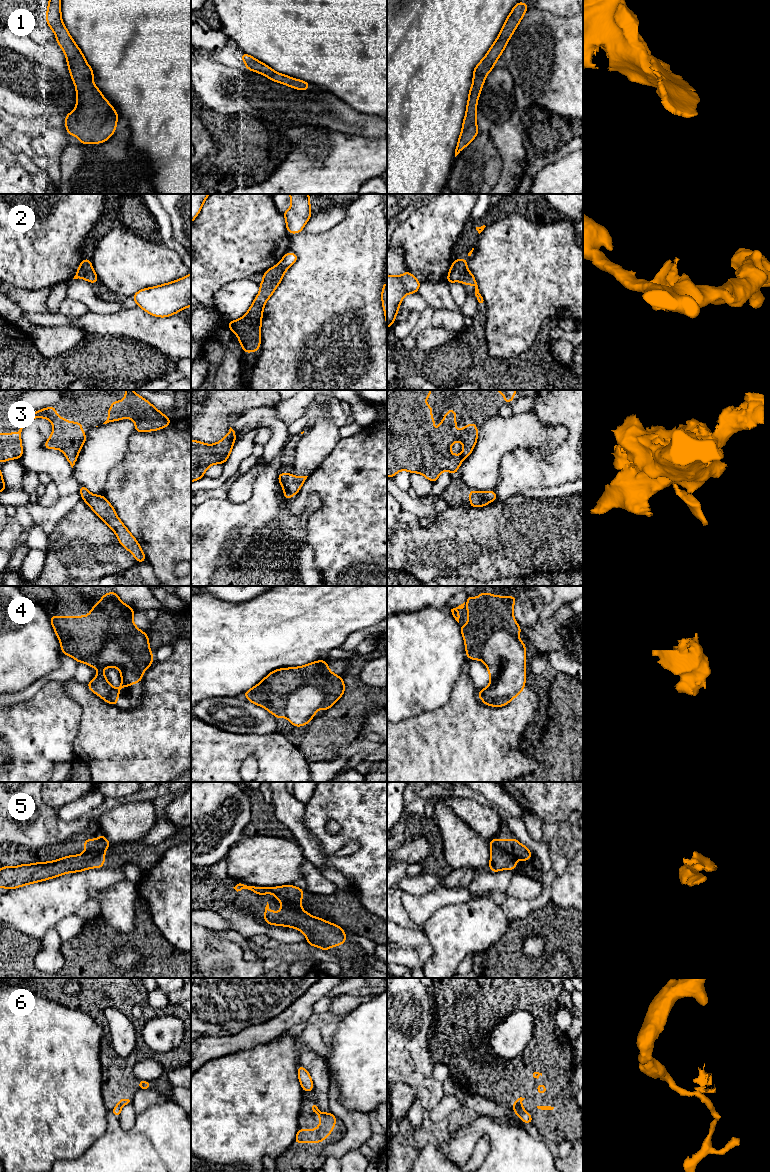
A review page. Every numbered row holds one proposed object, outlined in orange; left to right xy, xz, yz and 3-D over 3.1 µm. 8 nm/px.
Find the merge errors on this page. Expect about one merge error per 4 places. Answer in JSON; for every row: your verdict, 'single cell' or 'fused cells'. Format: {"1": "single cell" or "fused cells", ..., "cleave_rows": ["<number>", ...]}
{"1": "single cell", "2": "single cell", "3": "single cell", "4": "single cell", "5": "fused cells", "6": "fused cells", "cleave_rows": ["5", "6"]}

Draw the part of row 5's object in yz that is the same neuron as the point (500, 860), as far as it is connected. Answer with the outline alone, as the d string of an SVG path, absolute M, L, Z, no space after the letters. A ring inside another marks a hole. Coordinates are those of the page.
M490 844L489 870L491 872L498 872L505 869L516 871L516 860L508 852Z

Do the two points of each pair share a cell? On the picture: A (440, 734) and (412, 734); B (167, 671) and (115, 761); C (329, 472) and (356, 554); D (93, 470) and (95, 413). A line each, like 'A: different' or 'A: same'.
A: same
B: same
C: same
D: different

